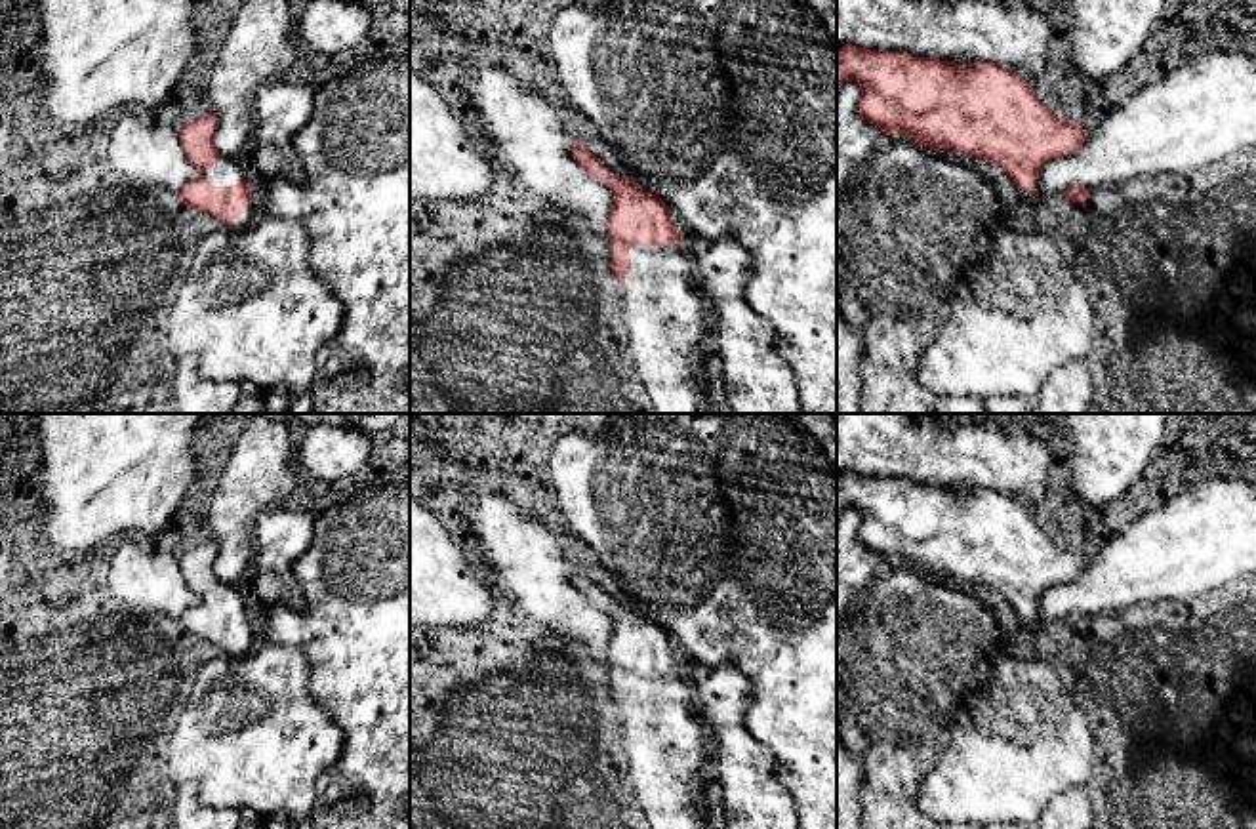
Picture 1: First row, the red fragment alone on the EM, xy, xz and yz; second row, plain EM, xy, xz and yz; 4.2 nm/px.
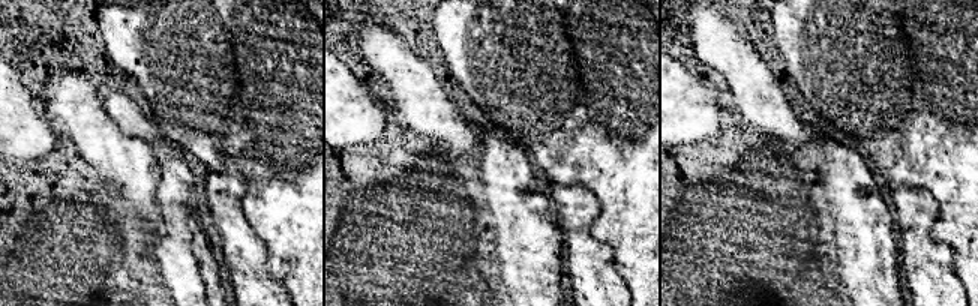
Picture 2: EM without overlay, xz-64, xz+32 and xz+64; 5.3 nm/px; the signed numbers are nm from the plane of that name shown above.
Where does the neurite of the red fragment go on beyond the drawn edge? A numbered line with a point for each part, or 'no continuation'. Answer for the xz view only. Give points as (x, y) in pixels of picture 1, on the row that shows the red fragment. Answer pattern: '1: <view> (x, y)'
1: xz (666, 315)

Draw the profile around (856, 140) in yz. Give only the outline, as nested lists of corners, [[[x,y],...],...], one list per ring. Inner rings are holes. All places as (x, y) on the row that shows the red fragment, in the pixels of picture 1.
[[[844,82],[837,91],[837,194],[886,139],[879,128],[860,116],[860,97],[861,88],[856,82]]]

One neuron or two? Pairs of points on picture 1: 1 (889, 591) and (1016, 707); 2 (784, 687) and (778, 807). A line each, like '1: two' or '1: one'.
1: two
2: two

